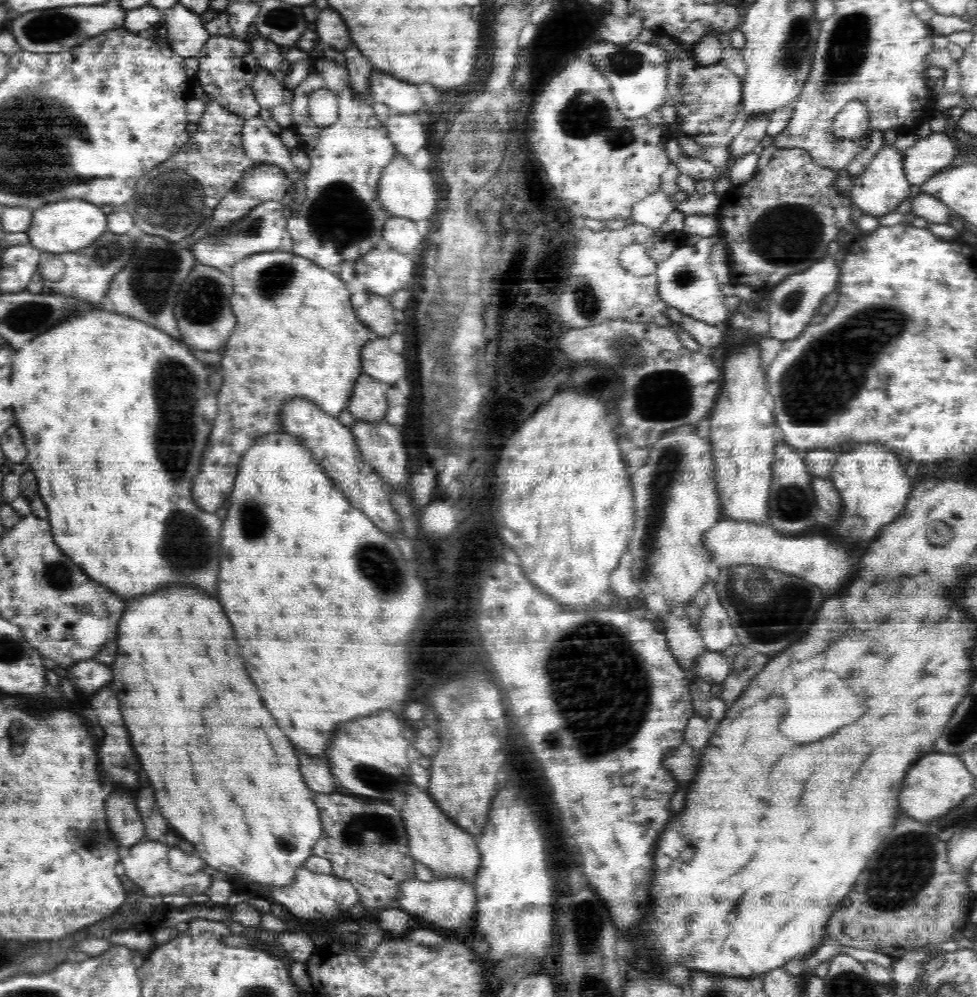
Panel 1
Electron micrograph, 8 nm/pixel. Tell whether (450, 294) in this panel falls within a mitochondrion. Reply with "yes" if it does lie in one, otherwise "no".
yes

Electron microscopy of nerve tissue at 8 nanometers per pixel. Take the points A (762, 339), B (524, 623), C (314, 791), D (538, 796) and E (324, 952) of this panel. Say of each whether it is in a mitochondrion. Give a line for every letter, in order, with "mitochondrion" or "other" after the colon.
A: other
B: other
C: other
D: other
E: other

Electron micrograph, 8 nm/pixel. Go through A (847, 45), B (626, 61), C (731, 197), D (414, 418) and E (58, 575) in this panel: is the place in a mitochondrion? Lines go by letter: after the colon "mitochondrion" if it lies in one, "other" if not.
A: mitochondrion
B: mitochondrion
C: other
D: other
E: mitochondrion

